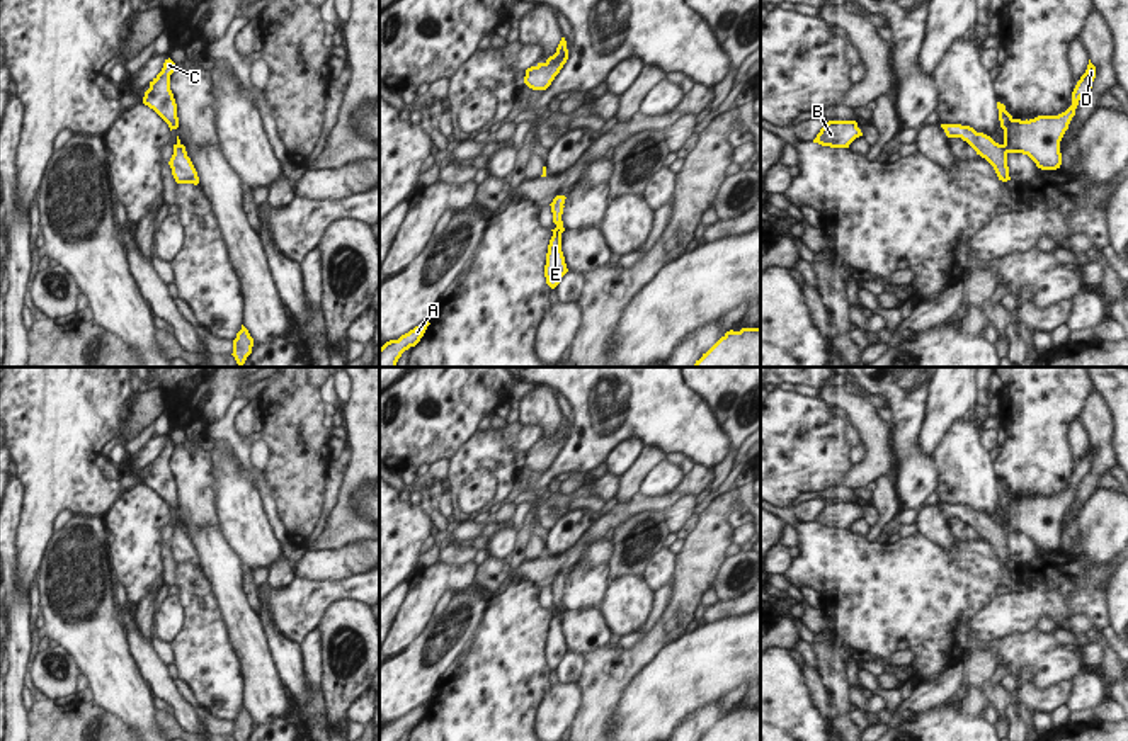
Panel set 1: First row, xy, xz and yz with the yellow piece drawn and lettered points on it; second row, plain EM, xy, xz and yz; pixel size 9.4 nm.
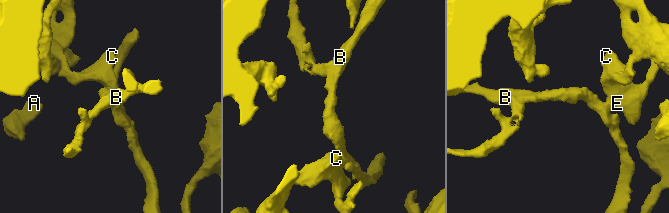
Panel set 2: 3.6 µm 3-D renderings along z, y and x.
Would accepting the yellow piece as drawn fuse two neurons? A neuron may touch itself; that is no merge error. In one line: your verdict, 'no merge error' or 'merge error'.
merge error

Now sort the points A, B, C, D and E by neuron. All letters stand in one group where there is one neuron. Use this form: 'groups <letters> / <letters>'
groups A C D E / B

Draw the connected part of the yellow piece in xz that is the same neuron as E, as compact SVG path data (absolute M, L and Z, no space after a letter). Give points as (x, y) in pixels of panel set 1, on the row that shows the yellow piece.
M551 229L553 236L550 240L548 245L548 253L546 253L546 265L544 265L544 277L546 277L546 284L555 289L561 277L568 272L567 263L565 263L565 257L561 252L561 233L563 229Z

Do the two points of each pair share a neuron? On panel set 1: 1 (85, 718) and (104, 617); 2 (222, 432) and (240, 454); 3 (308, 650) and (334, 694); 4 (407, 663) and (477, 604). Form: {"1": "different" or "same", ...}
{"1": "different", "2": "same", "3": "different", "4": "same"}

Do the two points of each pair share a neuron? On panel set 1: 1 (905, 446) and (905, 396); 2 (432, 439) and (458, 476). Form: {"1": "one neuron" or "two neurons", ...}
{"1": "one neuron", "2": "two neurons"}

